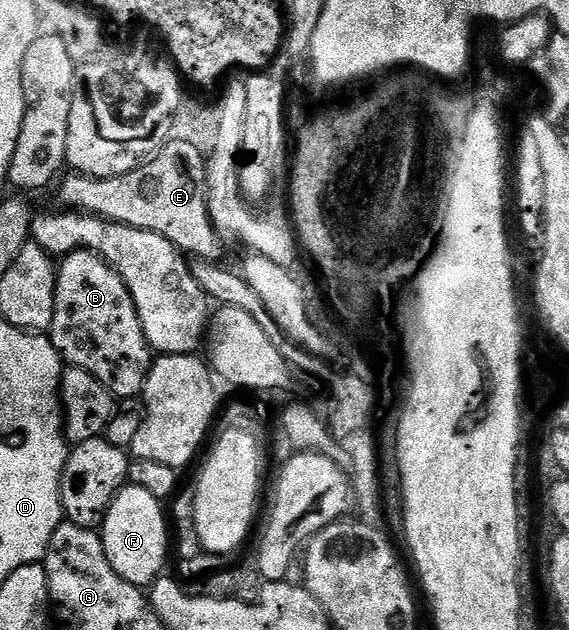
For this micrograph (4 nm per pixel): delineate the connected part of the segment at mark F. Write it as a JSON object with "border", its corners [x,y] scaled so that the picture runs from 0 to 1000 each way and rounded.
{"border":[[[221,770],[204,786],[183,824],[179,854],[193,897],[200,897],[200,903],[221,922],[248,935],[283,917],[286,906],[281,905],[295,887],[295,868],[299,875],[299,830],[290,806],[286,811],[281,805],[286,805],[283,794],[264,789],[257,776]]]}

